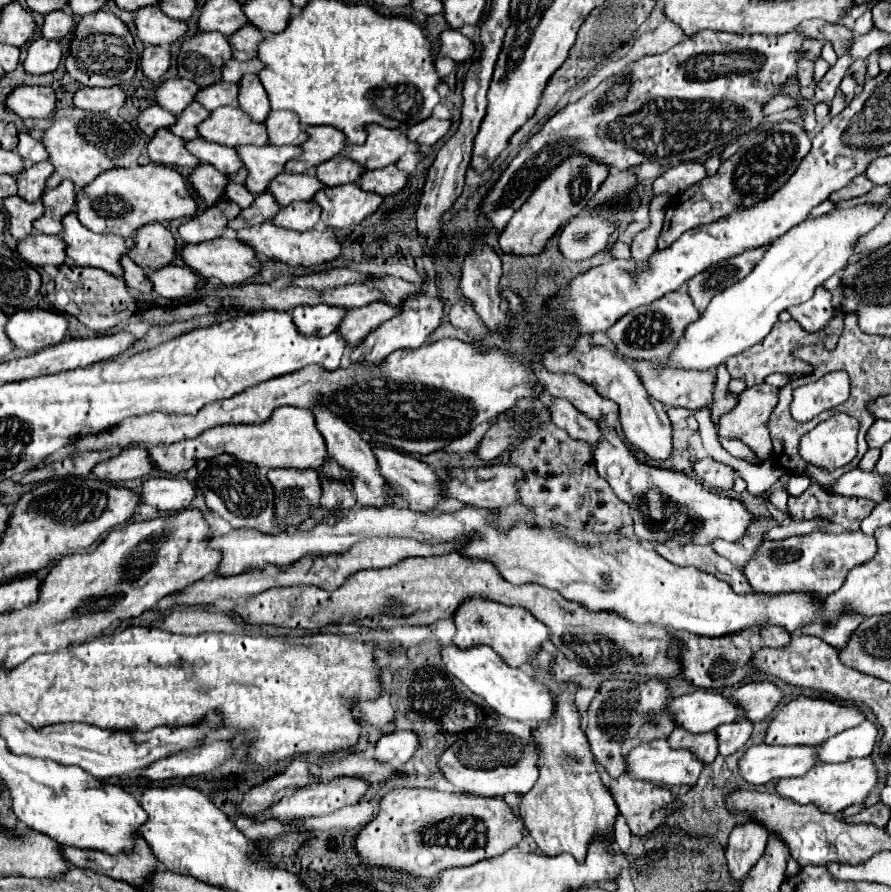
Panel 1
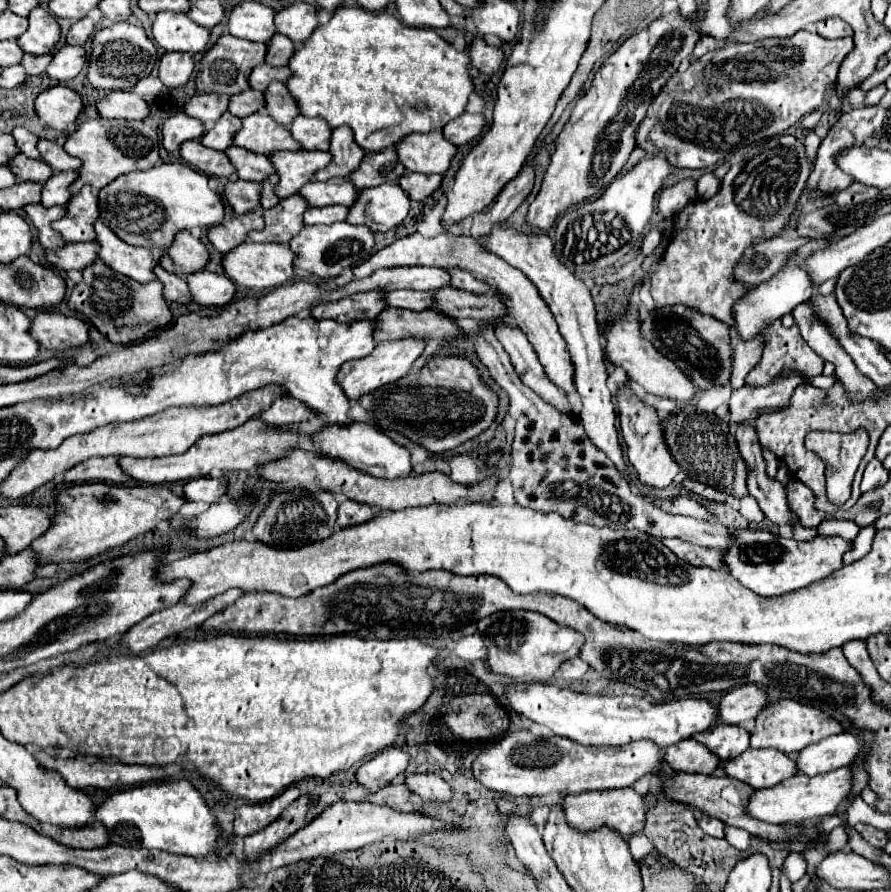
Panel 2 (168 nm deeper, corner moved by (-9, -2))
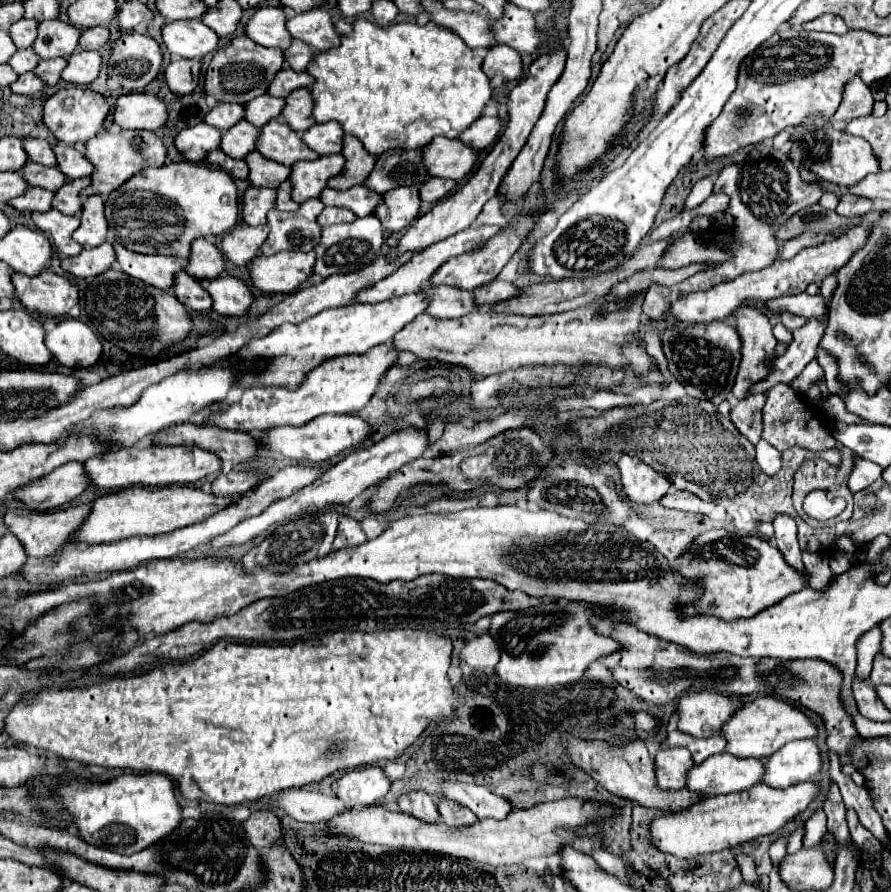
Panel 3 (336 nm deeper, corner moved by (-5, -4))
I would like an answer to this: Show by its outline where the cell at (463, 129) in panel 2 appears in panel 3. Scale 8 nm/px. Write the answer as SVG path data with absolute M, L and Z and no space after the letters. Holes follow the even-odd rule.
M480 117L468 129L464 129L458 135L458 139L464 145L470 145L474 149L486 149L496 141L498 131L500 131L500 119L498 117Z

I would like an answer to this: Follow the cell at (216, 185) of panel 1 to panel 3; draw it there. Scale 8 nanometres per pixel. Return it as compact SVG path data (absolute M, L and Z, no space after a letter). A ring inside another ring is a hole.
M250 187L242 195L242 219L248 225L262 225L266 223L266 213L274 209L276 189L264 187Z

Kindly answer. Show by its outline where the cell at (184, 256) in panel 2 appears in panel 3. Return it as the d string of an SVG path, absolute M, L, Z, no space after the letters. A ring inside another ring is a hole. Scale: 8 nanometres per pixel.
M196 239L192 241L186 273L192 275L194 279L212 279L218 277L226 269L226 259L220 253L220 249L206 241L206 239Z

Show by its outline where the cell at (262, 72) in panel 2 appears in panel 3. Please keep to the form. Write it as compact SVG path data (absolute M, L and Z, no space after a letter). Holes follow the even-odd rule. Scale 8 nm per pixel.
M280 69L272 83L268 85L268 93L272 97L286 97L292 89L298 89L298 87L308 87L312 85L312 77L306 73L306 71L292 71L292 69Z

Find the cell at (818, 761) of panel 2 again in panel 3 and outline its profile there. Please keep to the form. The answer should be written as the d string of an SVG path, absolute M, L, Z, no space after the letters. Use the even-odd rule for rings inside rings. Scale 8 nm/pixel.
M800 739L784 745L766 761L764 783L770 787L790 787L812 779L822 769L822 757L816 739Z

